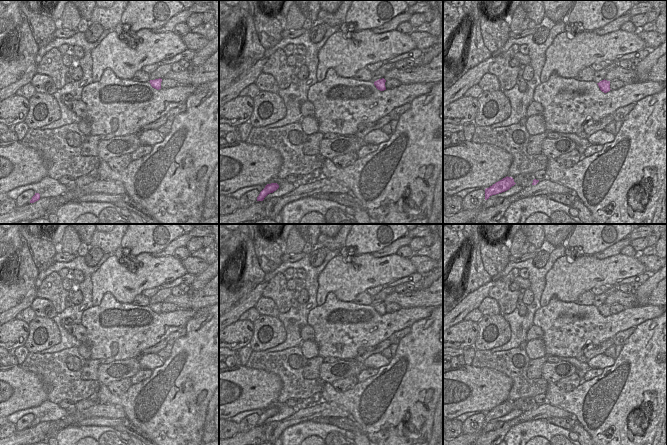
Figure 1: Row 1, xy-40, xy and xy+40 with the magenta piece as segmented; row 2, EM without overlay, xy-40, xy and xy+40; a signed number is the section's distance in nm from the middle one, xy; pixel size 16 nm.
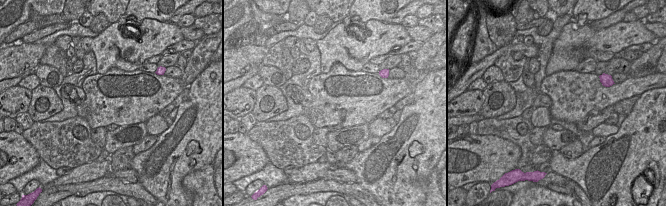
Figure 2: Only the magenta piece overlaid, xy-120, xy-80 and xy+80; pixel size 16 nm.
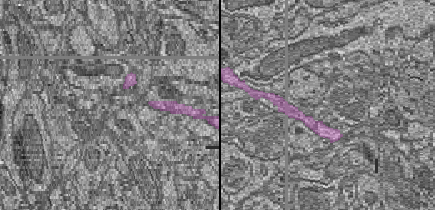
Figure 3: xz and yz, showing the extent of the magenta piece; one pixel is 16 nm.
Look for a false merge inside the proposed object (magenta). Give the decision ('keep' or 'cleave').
keep

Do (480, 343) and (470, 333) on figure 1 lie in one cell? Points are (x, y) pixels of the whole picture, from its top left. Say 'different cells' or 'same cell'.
different cells

